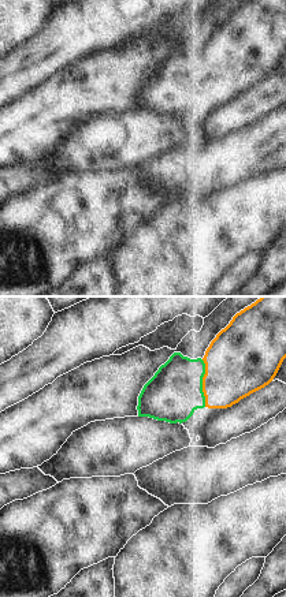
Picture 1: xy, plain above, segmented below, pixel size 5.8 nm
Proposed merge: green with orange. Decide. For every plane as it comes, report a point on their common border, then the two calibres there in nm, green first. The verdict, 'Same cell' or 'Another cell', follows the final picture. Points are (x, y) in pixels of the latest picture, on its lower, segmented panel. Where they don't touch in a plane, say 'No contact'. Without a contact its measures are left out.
Touches green at (201, 383). Thickness 320 nm (green) against 400 nm

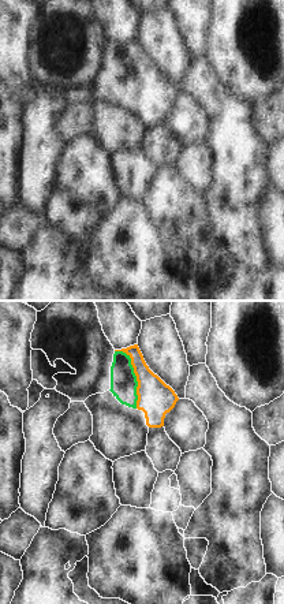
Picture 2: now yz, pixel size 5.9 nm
Touches green at (135, 376). Thickness 160 nm (green) against 200 nm

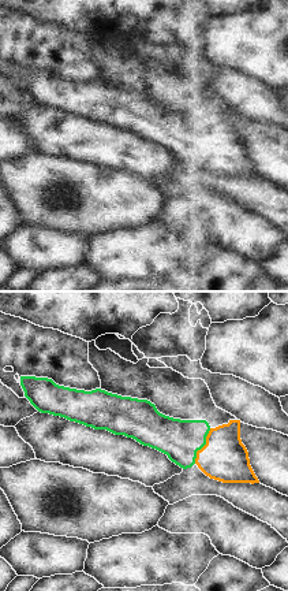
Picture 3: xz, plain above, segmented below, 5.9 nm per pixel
Touches green at (202, 446). Thickness 240 nm (green) against 280 nm

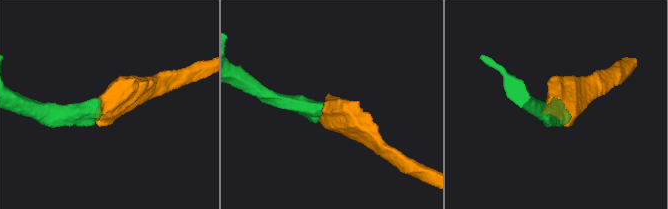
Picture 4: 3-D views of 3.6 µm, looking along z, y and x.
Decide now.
Same cell

